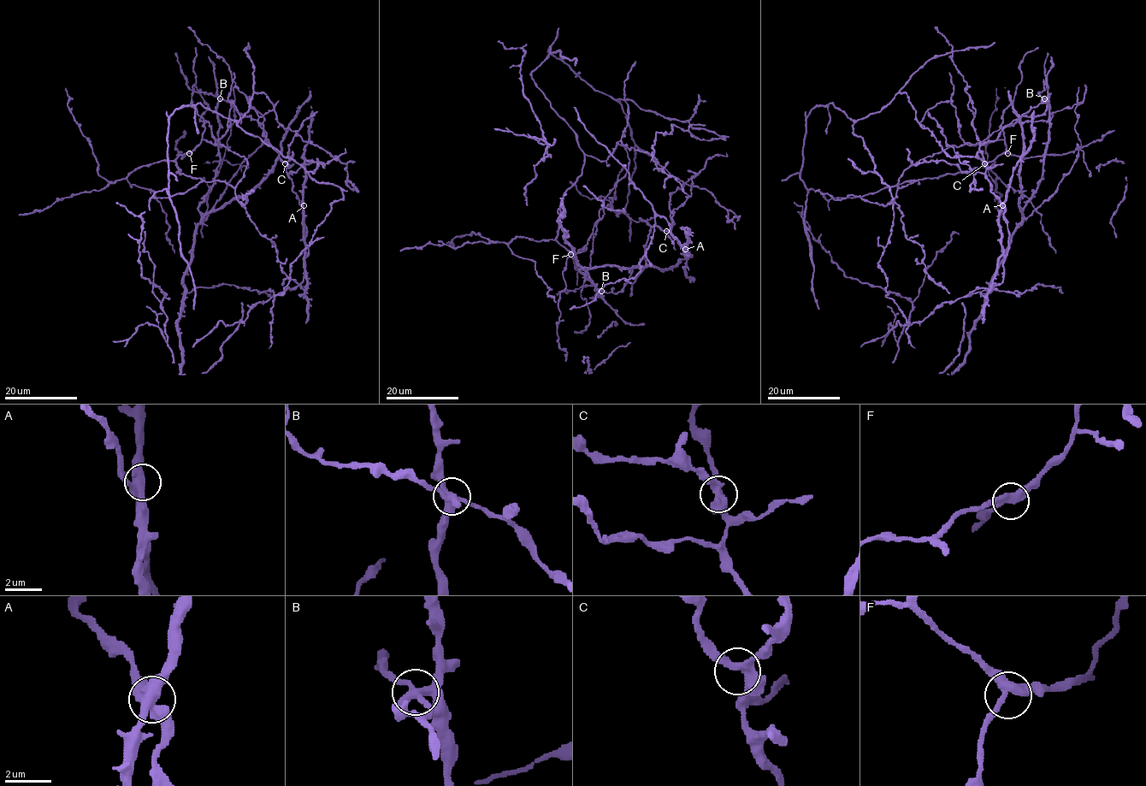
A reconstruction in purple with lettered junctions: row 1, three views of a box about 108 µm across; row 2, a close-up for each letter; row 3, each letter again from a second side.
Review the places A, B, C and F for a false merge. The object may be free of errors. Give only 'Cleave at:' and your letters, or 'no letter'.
Cleave at: no letter

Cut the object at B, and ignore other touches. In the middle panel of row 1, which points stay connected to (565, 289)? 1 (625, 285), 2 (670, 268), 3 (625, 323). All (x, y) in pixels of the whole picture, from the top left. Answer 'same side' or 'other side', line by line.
1: same side
2: other side
3: other side

